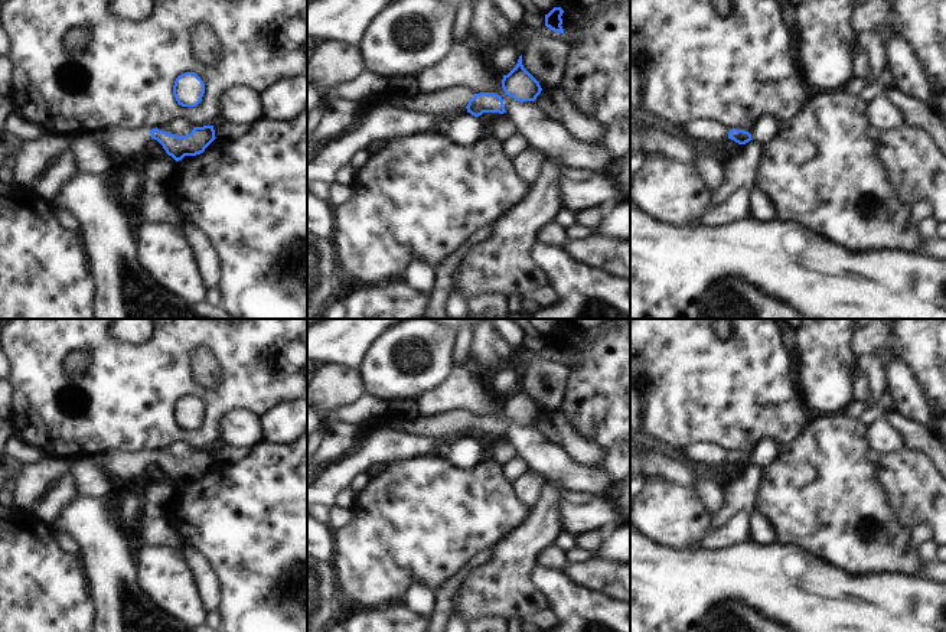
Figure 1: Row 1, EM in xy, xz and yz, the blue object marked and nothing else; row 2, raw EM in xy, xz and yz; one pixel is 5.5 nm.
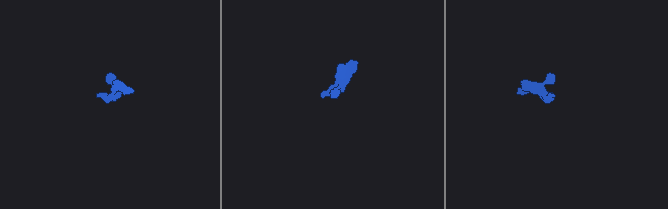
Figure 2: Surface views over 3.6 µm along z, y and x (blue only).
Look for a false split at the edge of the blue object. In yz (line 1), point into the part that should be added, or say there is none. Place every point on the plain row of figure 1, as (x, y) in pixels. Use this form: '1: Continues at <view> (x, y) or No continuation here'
1: No continuation here.

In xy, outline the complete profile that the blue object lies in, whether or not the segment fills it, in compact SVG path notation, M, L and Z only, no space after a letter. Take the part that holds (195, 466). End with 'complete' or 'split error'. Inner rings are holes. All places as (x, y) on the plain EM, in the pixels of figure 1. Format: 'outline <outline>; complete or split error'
outline M213 449L193 450L186 459L170 457L156 450L153 453L107 453L94 456L92 460L117 485L140 476L151 462L157 463L176 485L185 479L203 476L216 462Z; split error

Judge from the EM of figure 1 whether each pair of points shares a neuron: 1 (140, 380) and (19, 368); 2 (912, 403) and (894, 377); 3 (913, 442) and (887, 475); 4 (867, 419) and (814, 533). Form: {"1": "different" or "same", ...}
{"1": "same", "2": "same", "3": "different", "4": "different"}

